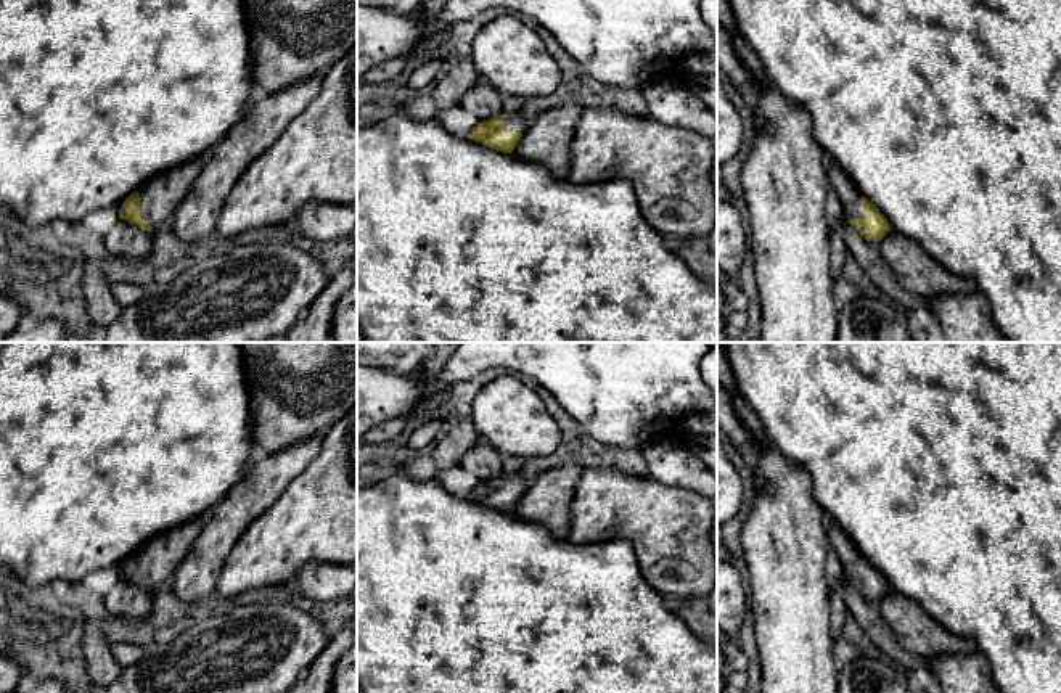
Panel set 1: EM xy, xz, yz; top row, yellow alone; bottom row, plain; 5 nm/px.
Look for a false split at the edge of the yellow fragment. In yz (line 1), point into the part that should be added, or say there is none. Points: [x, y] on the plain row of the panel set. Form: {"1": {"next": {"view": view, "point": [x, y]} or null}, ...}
{"1": {"next": {"view": "yz", "point": [846, 550]}}}

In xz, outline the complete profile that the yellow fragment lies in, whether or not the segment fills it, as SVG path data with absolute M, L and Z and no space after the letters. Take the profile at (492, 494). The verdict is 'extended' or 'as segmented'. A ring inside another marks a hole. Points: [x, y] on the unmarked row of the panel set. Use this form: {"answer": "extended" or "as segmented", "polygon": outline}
{"answer": "extended", "polygon": "M502 473L489 481L479 482L468 495L468 498L482 503L502 513L511 513L522 494L527 490L530 479L516 473Z"}

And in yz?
{"answer": "extended", "polygon": "M826 518L826 537L841 561L842 574L866 601L881 601L891 590L887 579L879 569L860 555L850 537L838 523Z"}

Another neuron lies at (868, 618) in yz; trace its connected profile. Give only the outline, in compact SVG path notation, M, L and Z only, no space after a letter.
M849 582L844 585L844 598L849 613L857 619L858 625L871 638L878 651L907 670L928 667L928 661L900 646L895 635L881 619L879 609L871 608L860 592Z

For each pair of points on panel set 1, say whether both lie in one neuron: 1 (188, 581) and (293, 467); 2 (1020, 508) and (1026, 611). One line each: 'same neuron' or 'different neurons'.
1: same neuron
2: same neuron

